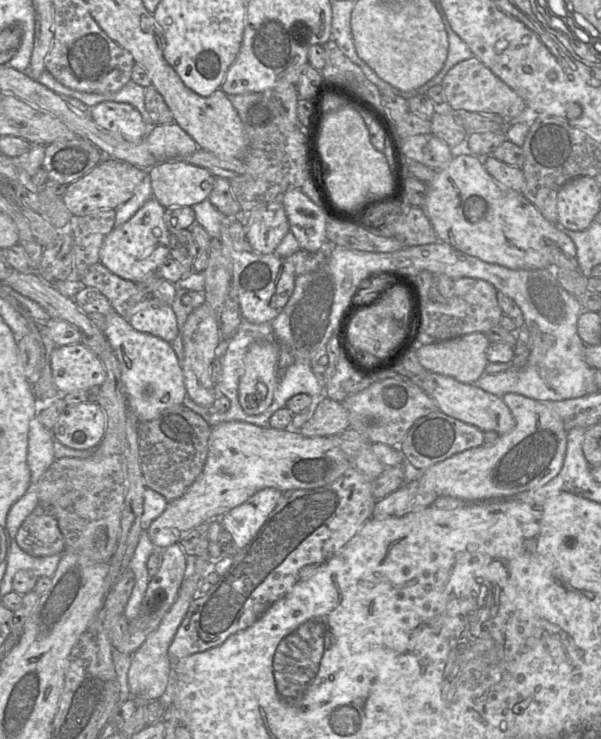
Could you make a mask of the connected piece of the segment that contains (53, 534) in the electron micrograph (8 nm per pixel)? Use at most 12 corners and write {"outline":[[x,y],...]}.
{"outline":[[40,500],[16,541],[35,557],[65,550],[57,517]]}

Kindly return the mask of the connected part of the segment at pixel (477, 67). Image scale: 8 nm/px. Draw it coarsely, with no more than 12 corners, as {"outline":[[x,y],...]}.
{"outline":[[477,57],[441,85],[453,110],[511,122],[524,100]]}

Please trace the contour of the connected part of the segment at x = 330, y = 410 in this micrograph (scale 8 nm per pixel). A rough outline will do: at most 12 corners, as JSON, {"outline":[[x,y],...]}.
{"outline":[[325,397],[299,432],[334,435],[348,428],[342,403]]}

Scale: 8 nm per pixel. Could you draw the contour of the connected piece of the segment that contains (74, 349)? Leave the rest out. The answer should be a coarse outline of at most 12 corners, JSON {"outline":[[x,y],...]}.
{"outline":[[82,343],[56,346],[60,394],[101,386],[98,355]]}

